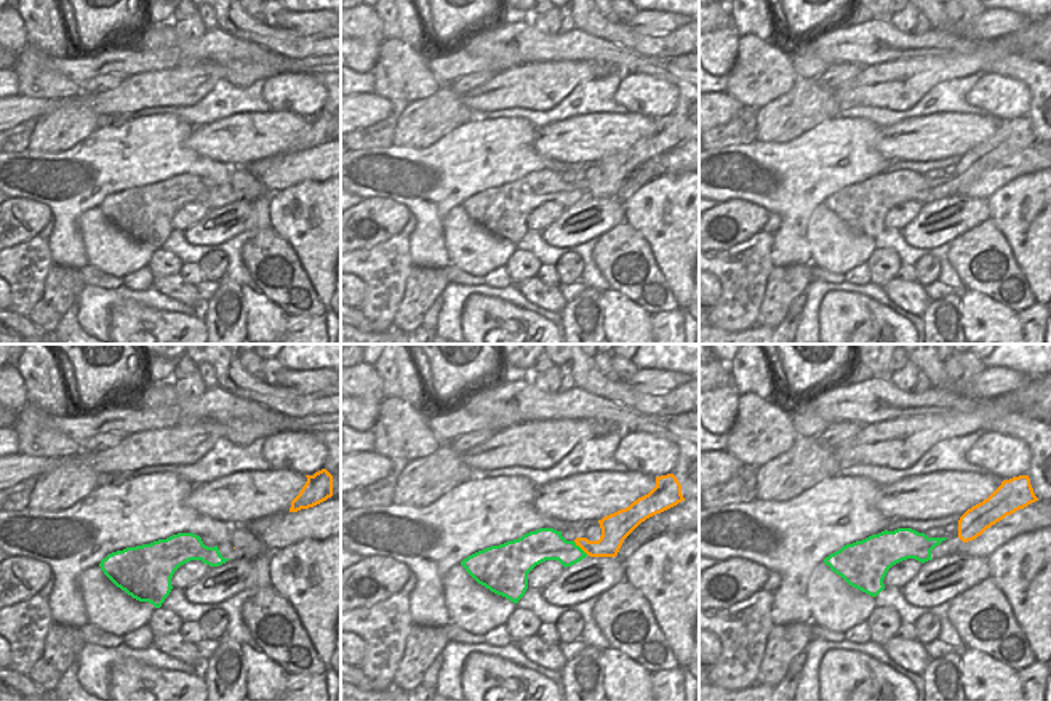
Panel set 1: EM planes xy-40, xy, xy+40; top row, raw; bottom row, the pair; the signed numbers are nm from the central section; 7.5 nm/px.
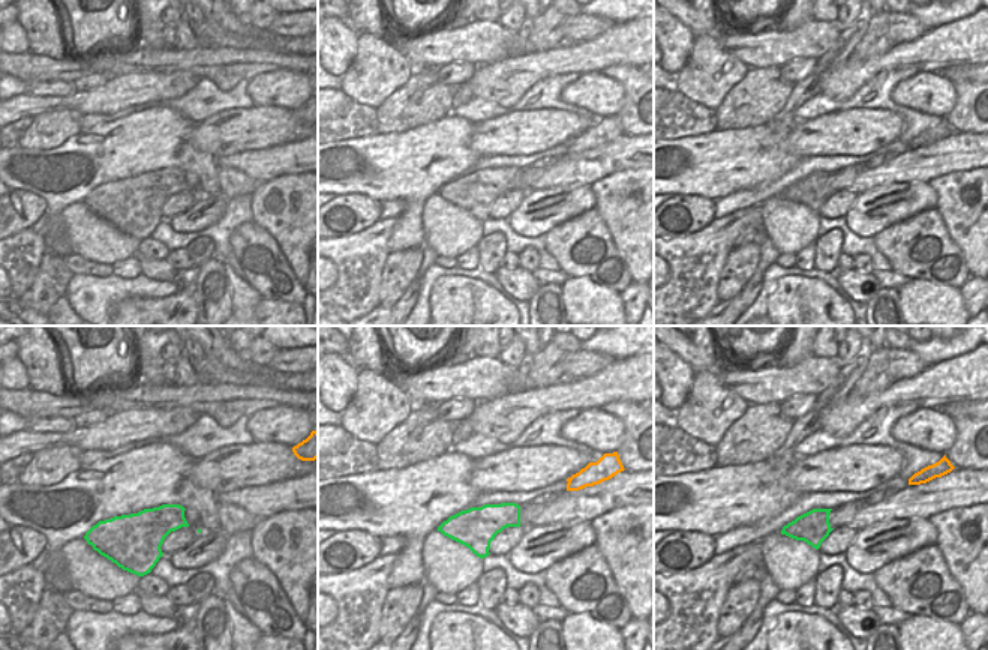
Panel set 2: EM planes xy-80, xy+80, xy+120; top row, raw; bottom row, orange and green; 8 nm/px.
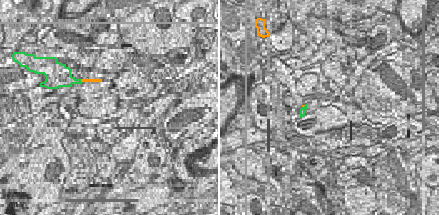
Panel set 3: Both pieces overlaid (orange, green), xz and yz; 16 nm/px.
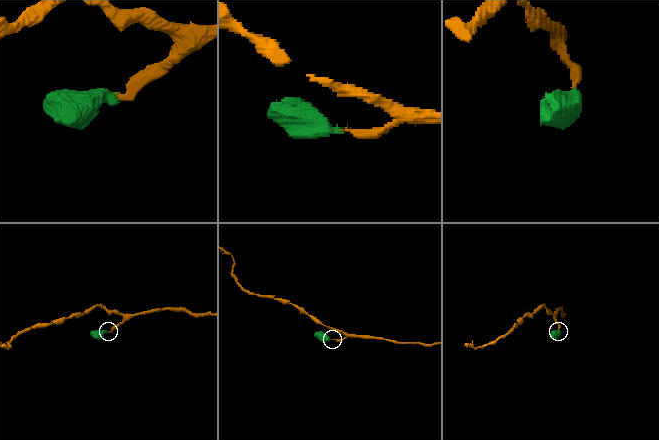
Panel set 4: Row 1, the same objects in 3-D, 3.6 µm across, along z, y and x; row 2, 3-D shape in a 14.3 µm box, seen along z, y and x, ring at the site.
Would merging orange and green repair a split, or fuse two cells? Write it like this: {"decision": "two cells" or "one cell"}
{"decision": "one cell"}

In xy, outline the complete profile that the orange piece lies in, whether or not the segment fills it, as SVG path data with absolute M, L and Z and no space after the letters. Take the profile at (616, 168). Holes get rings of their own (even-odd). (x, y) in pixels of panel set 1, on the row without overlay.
M673 115L656 118L656 128L645 138L598 162L598 182L576 179L566 182L561 173L539 170L518 181L478 192L461 203L466 213L491 234L514 245L528 230L528 214L545 202L558 202L565 210L587 197L616 198L624 181L646 160L685 142L681 126Z

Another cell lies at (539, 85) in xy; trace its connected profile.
M533 61L494 74L485 85L462 94L474 112L504 109L550 110L577 85L606 78L616 67L603 61Z

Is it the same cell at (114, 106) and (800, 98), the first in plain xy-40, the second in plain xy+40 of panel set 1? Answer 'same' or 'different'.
different

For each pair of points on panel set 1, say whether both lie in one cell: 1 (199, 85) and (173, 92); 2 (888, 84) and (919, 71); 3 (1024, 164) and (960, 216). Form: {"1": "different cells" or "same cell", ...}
{"1": "same cell", "2": "same cell", "3": "different cells"}

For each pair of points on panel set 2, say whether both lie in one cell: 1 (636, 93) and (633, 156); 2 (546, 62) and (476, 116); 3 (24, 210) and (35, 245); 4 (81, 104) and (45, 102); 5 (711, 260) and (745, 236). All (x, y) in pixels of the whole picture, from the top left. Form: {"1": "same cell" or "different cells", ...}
{"1": "different cells", "2": "different cells", "3": "different cells", "4": "same cell", "5": "different cells"}

